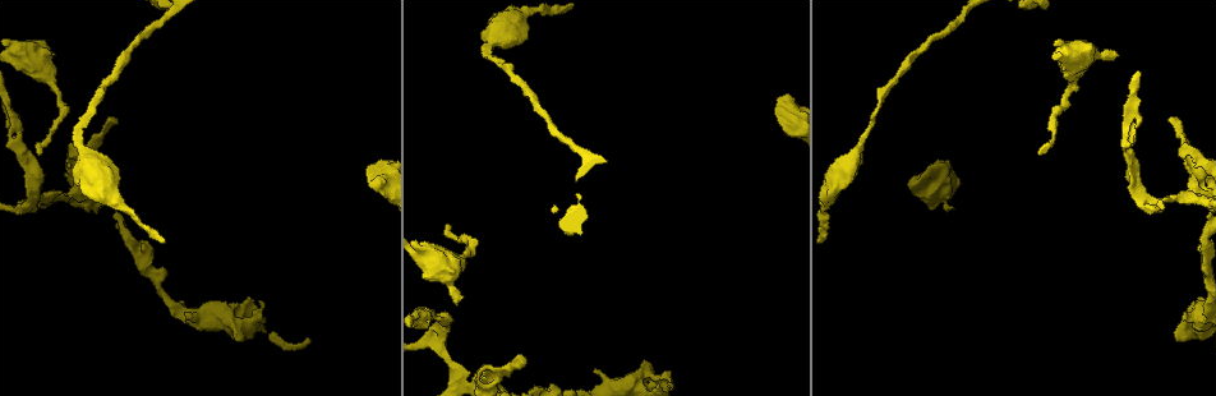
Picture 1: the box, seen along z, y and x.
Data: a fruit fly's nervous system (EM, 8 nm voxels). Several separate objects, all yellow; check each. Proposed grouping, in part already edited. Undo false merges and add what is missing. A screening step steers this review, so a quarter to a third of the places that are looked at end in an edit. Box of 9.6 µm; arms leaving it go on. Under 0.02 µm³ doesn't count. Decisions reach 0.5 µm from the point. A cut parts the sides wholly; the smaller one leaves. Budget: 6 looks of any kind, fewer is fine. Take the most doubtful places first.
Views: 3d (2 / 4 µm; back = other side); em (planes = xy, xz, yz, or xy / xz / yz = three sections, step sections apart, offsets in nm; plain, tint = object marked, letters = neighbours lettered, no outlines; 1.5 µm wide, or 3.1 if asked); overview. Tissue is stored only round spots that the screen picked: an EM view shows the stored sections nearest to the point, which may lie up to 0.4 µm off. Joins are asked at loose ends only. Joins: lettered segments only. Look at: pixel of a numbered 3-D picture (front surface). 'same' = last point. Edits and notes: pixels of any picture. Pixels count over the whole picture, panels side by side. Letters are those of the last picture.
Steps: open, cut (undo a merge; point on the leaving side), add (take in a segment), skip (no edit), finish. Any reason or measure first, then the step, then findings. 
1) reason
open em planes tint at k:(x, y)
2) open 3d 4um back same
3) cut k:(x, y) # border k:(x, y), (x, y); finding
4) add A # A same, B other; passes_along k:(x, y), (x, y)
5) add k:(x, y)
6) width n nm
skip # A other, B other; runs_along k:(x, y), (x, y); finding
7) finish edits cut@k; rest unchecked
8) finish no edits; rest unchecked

free end
open 3d 2um at 1:(456, 302)

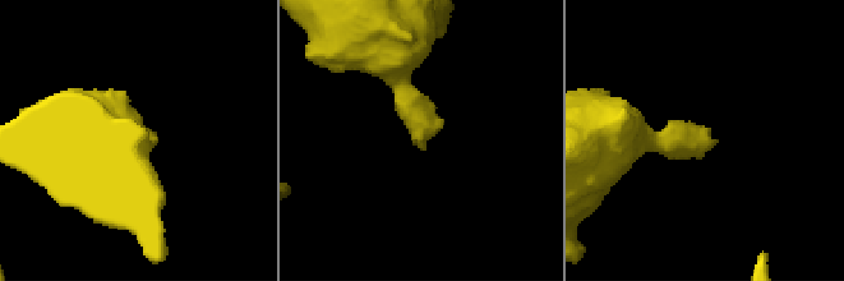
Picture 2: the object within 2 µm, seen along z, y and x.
open em xy step 8 letters at 2:(422, 147)

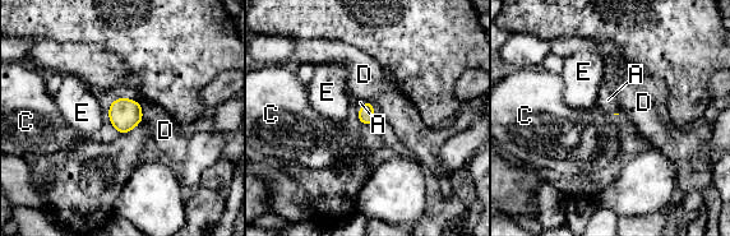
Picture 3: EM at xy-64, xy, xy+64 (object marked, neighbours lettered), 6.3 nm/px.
open em planes letters same

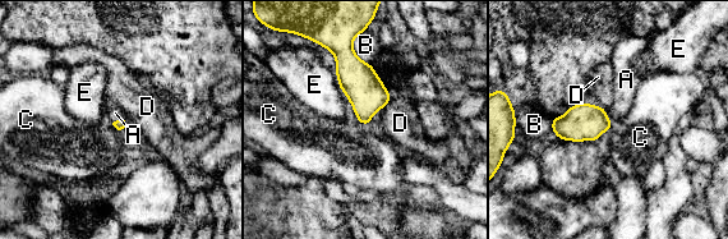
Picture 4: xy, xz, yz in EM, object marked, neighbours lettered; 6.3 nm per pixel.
add A # A same, B other, C other, D other, E other; passes_along 4:(584, 122), (606, 118), (625, 83); it goes on there

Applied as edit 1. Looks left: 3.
a fork
open 3d 2um at 1:(443, 344)

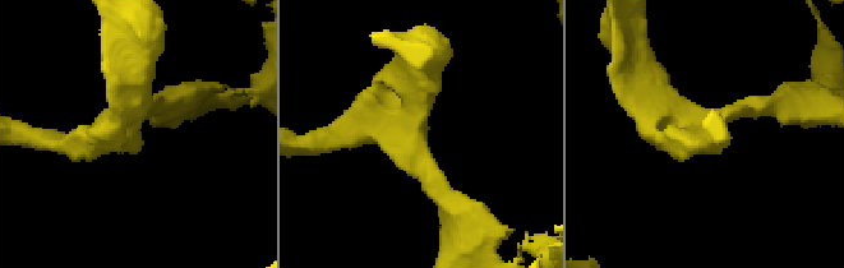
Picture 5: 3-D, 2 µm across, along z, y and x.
open em yz step 8 tint at 5:(417, 130)

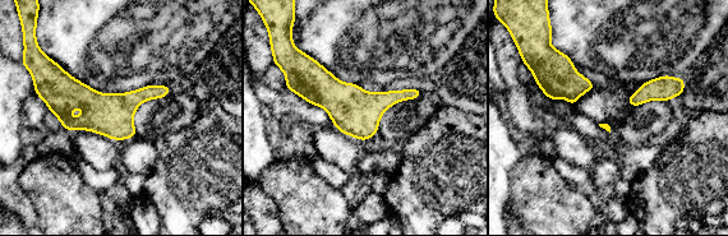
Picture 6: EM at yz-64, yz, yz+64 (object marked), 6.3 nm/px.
cut it another way
open em planes letters same

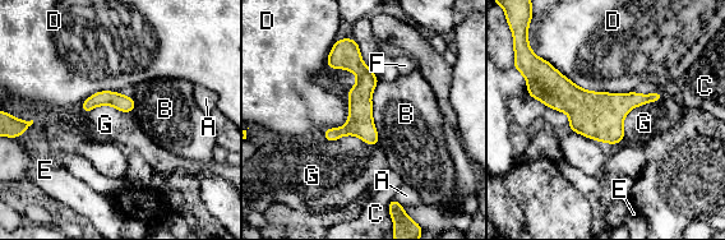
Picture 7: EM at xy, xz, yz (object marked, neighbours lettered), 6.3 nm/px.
skip # A other, B other, C other, D other, E other, F other, G other; border 7:(379, 81), (372, 95), (378, 143); continuous, no second cell

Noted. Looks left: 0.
finish edits add@4; rest unchecked

